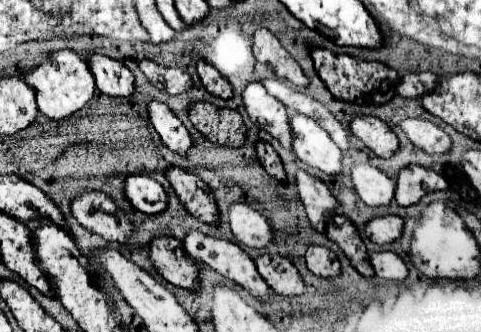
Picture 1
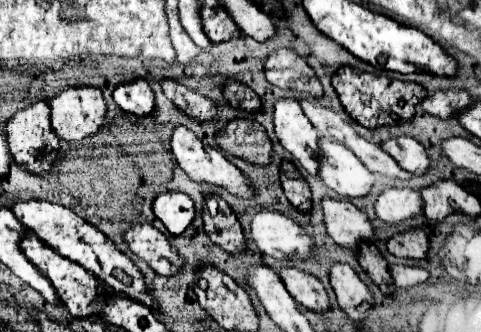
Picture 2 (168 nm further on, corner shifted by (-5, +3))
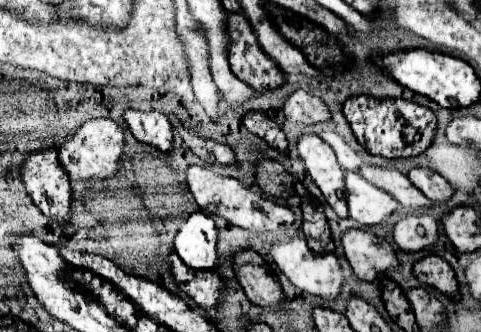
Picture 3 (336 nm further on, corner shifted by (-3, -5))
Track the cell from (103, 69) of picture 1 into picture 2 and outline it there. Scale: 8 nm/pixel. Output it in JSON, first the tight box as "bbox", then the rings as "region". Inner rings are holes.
{"bbox":[114,80,156,116],"region":[[[134,80],[114,90],[114,102],[132,116],[152,116],[156,112],[154,92],[146,80]]]}

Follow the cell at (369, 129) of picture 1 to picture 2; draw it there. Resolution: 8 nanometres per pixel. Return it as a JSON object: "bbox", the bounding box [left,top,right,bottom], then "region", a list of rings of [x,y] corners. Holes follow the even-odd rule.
{"bbox":[382,136,430,176],"region":[[[402,136],[396,140],[386,140],[382,142],[382,148],[400,164],[400,168],[404,168],[410,174],[422,176],[430,168],[426,150],[414,138]]]}

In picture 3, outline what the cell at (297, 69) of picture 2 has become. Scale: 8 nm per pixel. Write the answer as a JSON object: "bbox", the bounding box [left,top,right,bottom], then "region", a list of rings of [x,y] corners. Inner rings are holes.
{"bbox":[284,88,330,124],"region":[[[298,88],[286,98],[284,114],[288,120],[302,122],[302,124],[316,124],[316,122],[324,122],[330,118],[328,106],[320,98],[308,94],[302,88]]]}

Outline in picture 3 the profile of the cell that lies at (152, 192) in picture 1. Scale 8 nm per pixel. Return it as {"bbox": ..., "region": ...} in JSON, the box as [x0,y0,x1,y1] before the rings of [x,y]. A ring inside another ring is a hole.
{"bbox":[174,210,216,268],"region":[[[202,210],[192,212],[174,236],[174,250],[190,268],[214,268],[216,262],[216,224]]]}

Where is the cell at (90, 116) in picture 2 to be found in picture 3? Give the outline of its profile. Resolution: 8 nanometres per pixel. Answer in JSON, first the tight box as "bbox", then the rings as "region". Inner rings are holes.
{"bbox":[58,118,122,180],"region":[[[92,118],[78,126],[72,134],[64,136],[58,146],[58,160],[72,180],[108,178],[116,172],[116,162],[122,154],[122,128],[110,118]]]}

